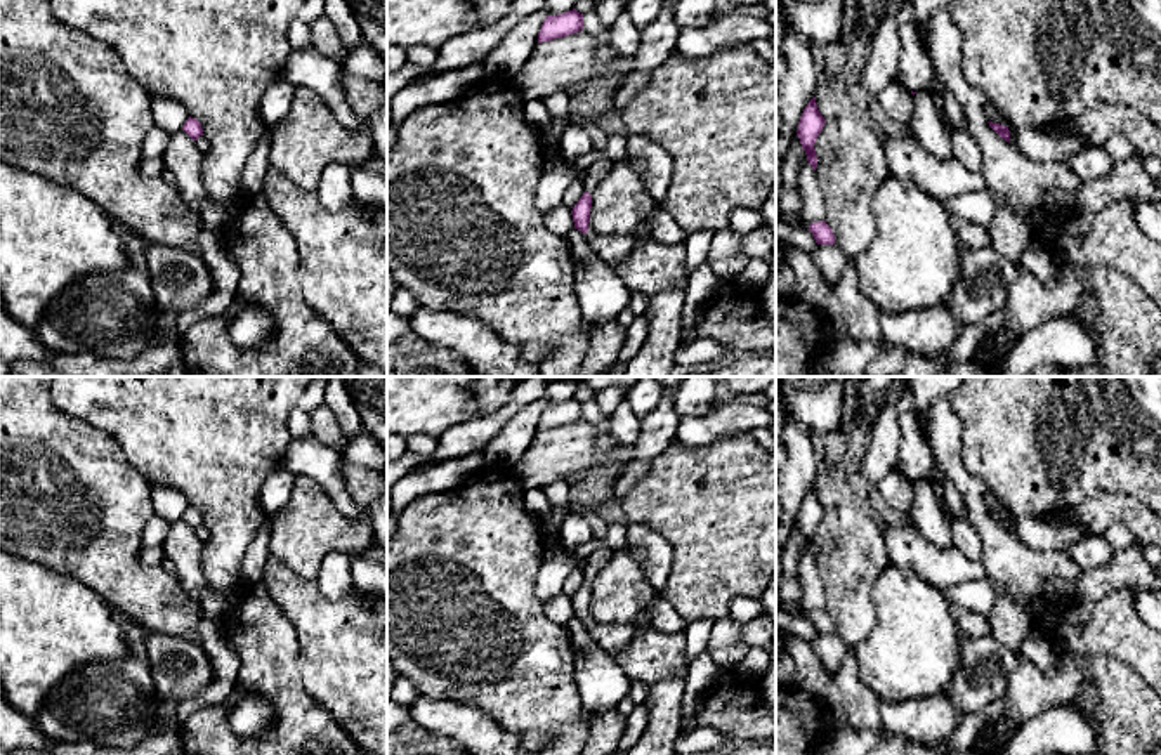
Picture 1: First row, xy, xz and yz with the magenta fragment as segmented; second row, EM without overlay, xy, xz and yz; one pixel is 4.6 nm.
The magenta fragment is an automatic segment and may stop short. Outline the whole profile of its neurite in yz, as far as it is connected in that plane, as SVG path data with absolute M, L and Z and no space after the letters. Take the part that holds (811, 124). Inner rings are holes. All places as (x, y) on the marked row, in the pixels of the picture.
M812 97L800 116L797 135L800 139L802 149L807 154L807 161L814 170L817 167L814 144L824 123L826 120L817 109L816 97Z

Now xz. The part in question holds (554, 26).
M576 9L557 16L547 16L538 33L538 43L562 38L583 30L583 14Z

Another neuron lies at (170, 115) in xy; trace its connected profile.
M163 95L151 97L151 109L154 123L170 135L177 134L189 118L186 108L179 101Z

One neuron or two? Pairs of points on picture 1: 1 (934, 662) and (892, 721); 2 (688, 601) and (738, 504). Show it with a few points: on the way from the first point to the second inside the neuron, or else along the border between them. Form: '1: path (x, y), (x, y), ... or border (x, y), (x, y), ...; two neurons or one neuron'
1: border (944, 691), (882, 703); two neurons
2: path (705, 577), (728, 542), (731, 528); one neuron

